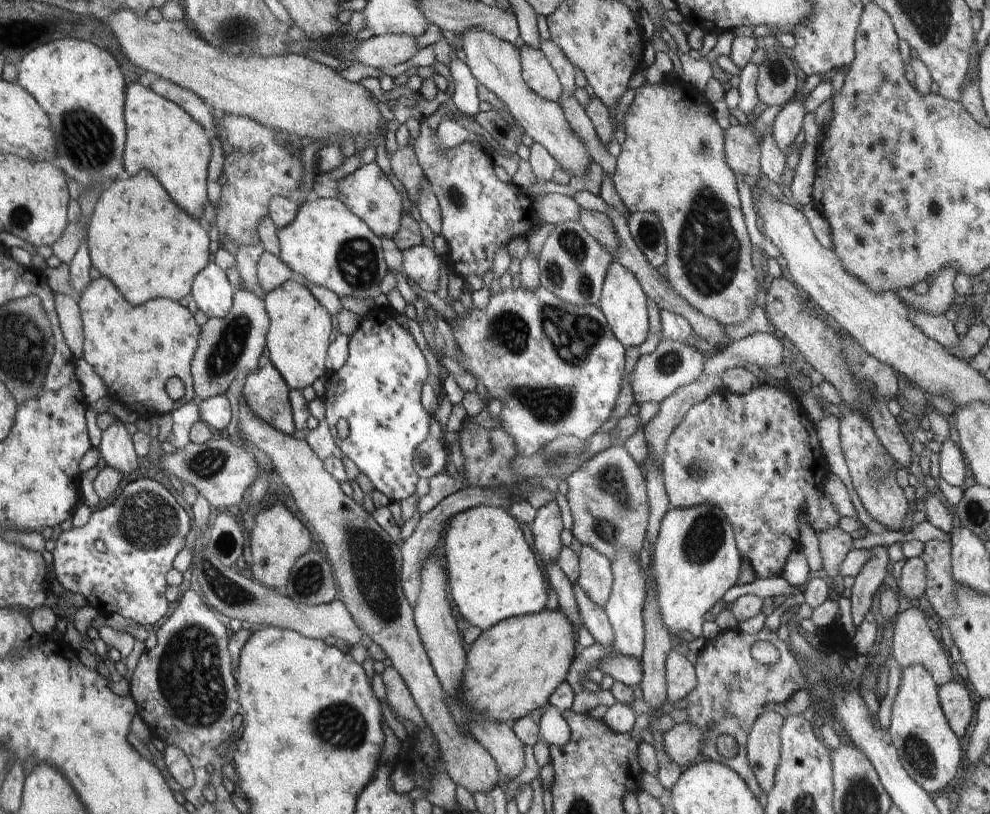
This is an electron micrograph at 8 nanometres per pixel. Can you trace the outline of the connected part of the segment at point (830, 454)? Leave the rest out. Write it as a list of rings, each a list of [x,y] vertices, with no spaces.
[[[825,415],[822,420],[816,422],[813,426],[816,428],[816,434],[821,446],[821,452],[826,464],[828,464],[829,472],[838,476],[848,493],[850,499],[856,508],[858,514],[866,514],[866,508],[862,504],[862,500],[856,496],[856,490],[853,488],[853,483],[845,462],[844,454],[840,444],[840,422],[838,417],[833,415]]]

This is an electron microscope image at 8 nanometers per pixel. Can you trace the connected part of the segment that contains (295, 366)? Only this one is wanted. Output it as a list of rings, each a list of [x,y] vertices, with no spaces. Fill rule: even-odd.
[[[294,280],[286,281],[263,298],[270,326],[266,334],[266,350],[274,368],[291,389],[302,391],[327,375],[325,360],[332,332],[331,314],[306,286]]]

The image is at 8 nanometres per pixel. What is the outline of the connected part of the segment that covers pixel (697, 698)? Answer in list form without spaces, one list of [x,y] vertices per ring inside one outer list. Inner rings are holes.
[[[765,627],[760,630],[758,634],[752,636],[740,630],[720,631],[718,636],[708,639],[702,651],[698,652],[694,666],[697,684],[691,694],[684,696],[684,699],[688,700],[688,706],[686,707],[687,718],[685,722],[690,722],[690,724],[694,724],[698,730],[702,730],[702,748],[700,748],[700,752],[708,756],[711,760],[714,760],[714,762],[724,764],[728,766],[728,768],[732,768],[734,772],[738,772],[738,774],[744,778],[746,785],[750,788],[750,792],[752,792],[756,798],[762,798],[762,790],[756,781],[756,776],[752,768],[750,768],[747,758],[747,739],[750,728],[752,728],[752,724],[754,724],[756,718],[764,712],[764,704],[768,704],[768,702],[772,704],[782,704],[800,690],[806,690],[806,692],[810,694],[808,687],[806,687],[807,678],[802,674],[800,666],[796,658],[794,658],[794,654],[792,654],[790,648],[788,648],[787,642],[780,640],[777,632],[770,632]],[[759,640],[770,641],[778,649],[778,652],[780,652],[780,660],[778,660],[776,664],[759,664],[751,657],[751,645]],[[722,734],[732,736],[738,743],[740,750],[734,758],[724,758],[724,756],[721,756],[718,752],[716,743],[718,737]]]

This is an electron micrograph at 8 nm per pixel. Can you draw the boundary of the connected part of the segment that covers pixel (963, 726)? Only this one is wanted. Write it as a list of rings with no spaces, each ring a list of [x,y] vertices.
[[[952,680],[942,684],[937,692],[950,729],[958,739],[962,738],[974,718],[974,706],[966,687]]]

